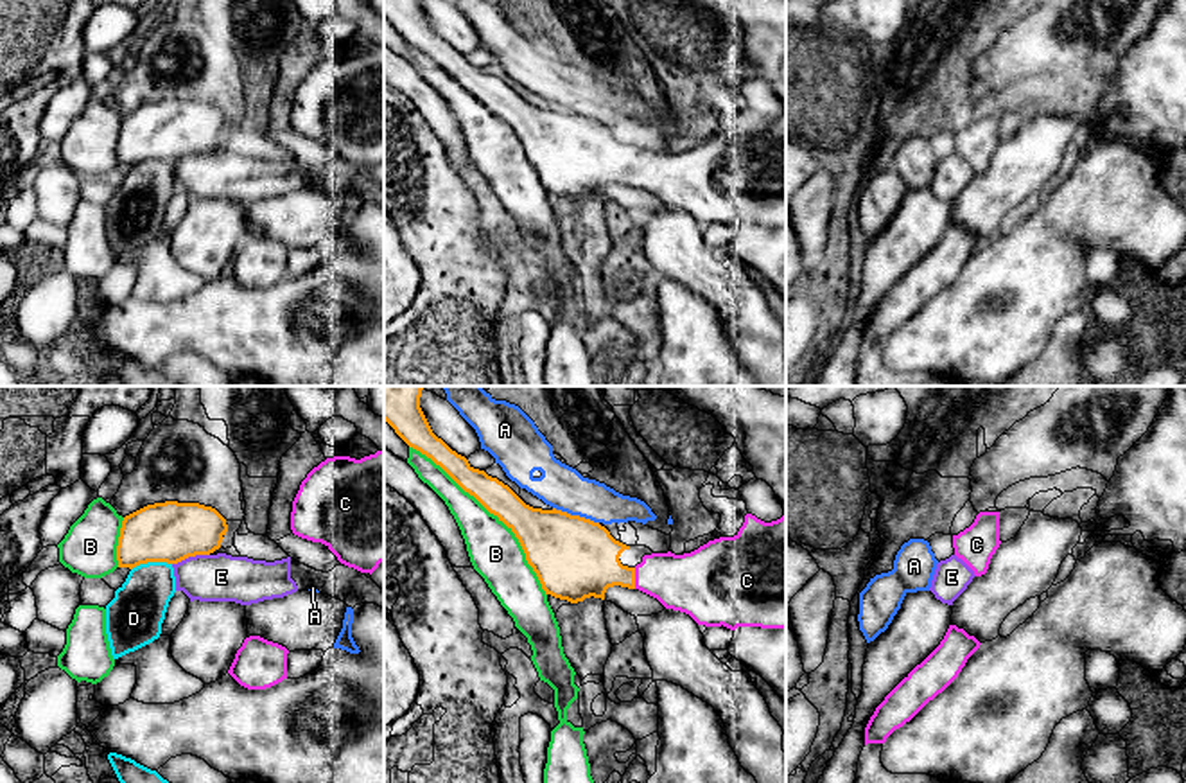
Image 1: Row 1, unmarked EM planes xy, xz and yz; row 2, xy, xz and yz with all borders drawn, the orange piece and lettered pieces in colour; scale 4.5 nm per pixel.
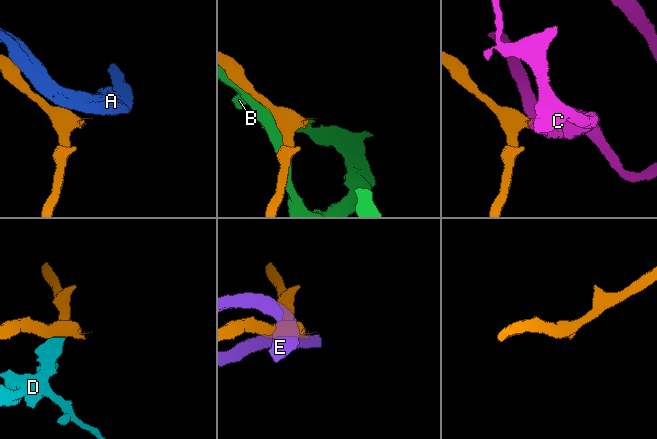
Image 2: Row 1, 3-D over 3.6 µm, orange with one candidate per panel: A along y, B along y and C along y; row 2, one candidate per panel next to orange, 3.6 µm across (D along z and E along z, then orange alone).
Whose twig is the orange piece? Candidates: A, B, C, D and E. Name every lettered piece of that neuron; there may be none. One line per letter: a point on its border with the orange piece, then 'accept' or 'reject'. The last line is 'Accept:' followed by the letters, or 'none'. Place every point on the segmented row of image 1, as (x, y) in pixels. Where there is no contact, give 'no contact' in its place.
A: contact xz (576, 516); reject
B: contact xz (492, 512); reject
C: contact xz (634, 579); accept
D: contact xy (151, 561); reject
E: contact xy (191, 555); reject
Accept: C

